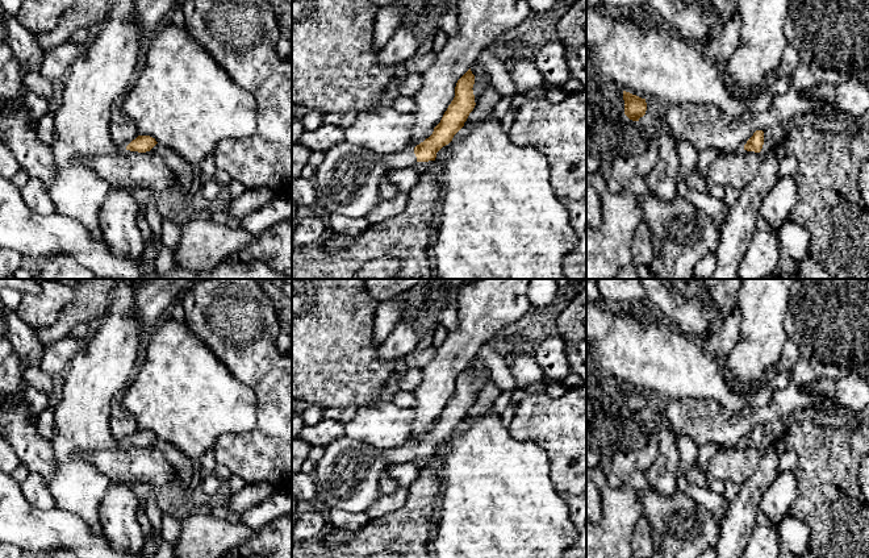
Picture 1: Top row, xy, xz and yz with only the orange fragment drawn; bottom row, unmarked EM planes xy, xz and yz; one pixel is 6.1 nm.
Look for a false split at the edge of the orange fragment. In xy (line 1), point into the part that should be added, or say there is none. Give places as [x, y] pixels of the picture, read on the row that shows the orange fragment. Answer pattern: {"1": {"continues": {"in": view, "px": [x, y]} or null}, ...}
{"1": {"continues": null}}

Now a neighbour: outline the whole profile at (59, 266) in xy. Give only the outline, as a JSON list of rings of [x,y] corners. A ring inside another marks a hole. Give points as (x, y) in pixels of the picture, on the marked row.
[[[57,254],[41,259],[39,279],[97,279],[88,268],[72,257]]]

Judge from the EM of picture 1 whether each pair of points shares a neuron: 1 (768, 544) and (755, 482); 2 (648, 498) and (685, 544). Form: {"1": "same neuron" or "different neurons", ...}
{"1": "different neurons", "2": "same neuron"}

